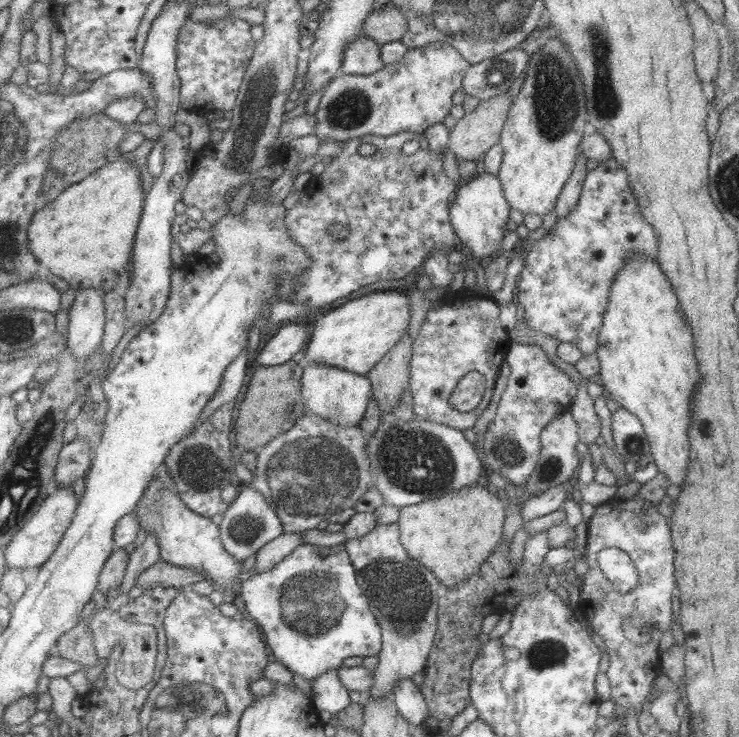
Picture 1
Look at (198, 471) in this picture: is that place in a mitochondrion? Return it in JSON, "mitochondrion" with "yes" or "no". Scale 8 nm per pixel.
{"mitochondrion":"yes"}

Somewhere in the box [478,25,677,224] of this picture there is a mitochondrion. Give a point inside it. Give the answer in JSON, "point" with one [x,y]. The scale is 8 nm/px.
{"point":[556,103]}

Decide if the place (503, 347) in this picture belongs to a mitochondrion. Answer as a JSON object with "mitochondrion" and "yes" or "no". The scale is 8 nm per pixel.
{"mitochondrion":"no"}

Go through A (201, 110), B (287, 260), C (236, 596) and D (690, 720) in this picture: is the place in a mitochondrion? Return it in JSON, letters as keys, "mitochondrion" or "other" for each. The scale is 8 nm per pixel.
{"A":"other","B":"mitochondrion","C":"other","D":"other"}

